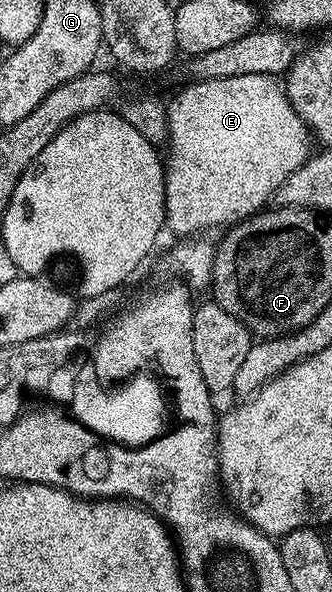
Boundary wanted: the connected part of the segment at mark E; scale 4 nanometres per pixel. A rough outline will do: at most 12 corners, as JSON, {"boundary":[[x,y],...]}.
{"boundary":[[267,74],[168,103],[165,226],[256,214],[310,157]]}

